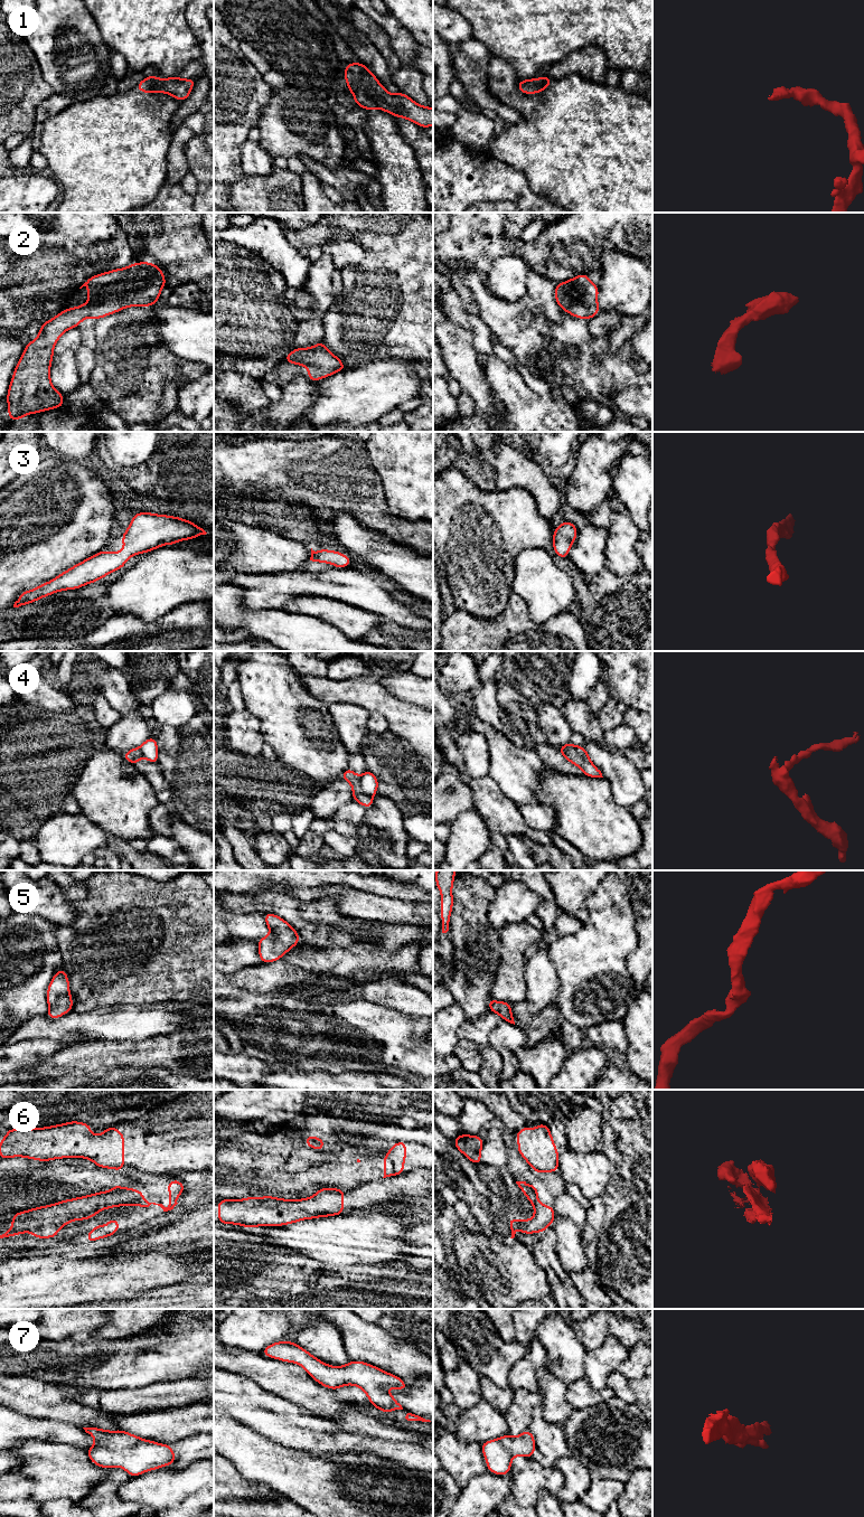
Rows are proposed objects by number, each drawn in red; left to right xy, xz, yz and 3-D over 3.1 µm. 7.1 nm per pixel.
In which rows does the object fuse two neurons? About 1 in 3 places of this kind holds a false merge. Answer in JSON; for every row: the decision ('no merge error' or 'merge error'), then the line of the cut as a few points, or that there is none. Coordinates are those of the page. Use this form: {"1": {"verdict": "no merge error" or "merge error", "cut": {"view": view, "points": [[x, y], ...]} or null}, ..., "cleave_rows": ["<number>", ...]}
{"1": {"verdict": "no merge error", "cut": null}, "2": {"verdict": "no merge error", "cut": null}, "3": {"verdict": "no merge error", "cut": null}, "4": {"verdict": "merge error", "cut": {"view": "xz", "points": [[359, 778], [360, 789], [372, 795]]}}, "5": {"verdict": "no merge error", "cut": null}, "6": {"verdict": "merge error", "cut": {"view": "xy", "points": [[123, 1165], [113, 1168]]}}, "7": {"verdict": "no merge error", "cut": null}, "cleave_rows": ["4", "6"]}

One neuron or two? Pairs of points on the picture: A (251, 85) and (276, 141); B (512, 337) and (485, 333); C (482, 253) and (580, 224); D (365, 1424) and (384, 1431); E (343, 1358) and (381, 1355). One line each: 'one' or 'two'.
A: two
B: two
C: one
D: one
E: two

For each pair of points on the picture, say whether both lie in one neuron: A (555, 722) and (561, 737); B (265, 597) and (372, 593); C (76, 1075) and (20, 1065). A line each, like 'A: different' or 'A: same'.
A: same
B: same
C: different

